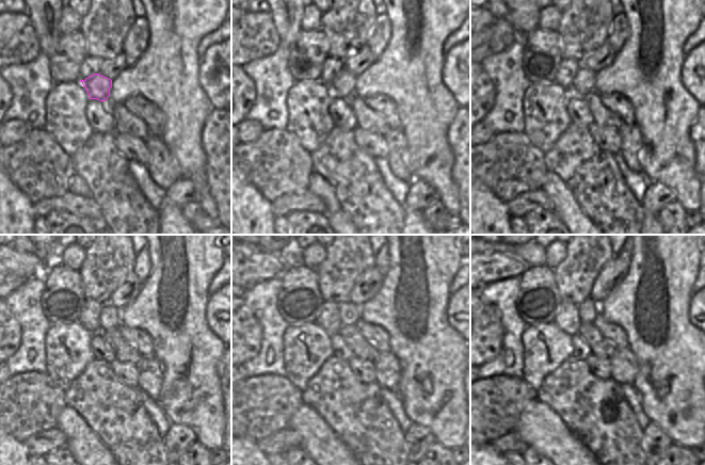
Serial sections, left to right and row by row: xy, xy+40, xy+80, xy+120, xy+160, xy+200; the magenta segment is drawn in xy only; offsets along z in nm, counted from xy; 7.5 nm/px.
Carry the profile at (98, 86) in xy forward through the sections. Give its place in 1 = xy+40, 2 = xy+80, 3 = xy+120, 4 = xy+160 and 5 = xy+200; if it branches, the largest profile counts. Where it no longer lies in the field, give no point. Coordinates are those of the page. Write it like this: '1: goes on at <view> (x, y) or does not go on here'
1: goes on at xy+40 (343, 84)
2: goes on at xy+80 (583, 82)
3: goes on at xy+120 (109, 318)
4: goes on at xy+160 (347, 318)
5: goes on at xy+200 (585, 317)

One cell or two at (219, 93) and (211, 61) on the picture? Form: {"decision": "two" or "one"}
{"decision": "one"}

